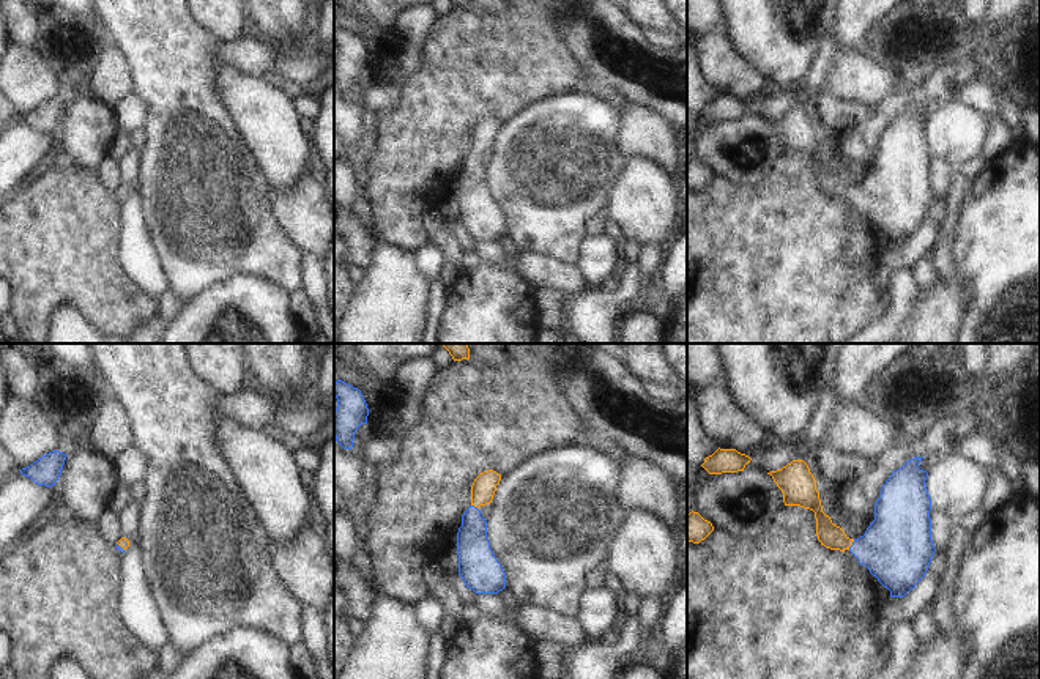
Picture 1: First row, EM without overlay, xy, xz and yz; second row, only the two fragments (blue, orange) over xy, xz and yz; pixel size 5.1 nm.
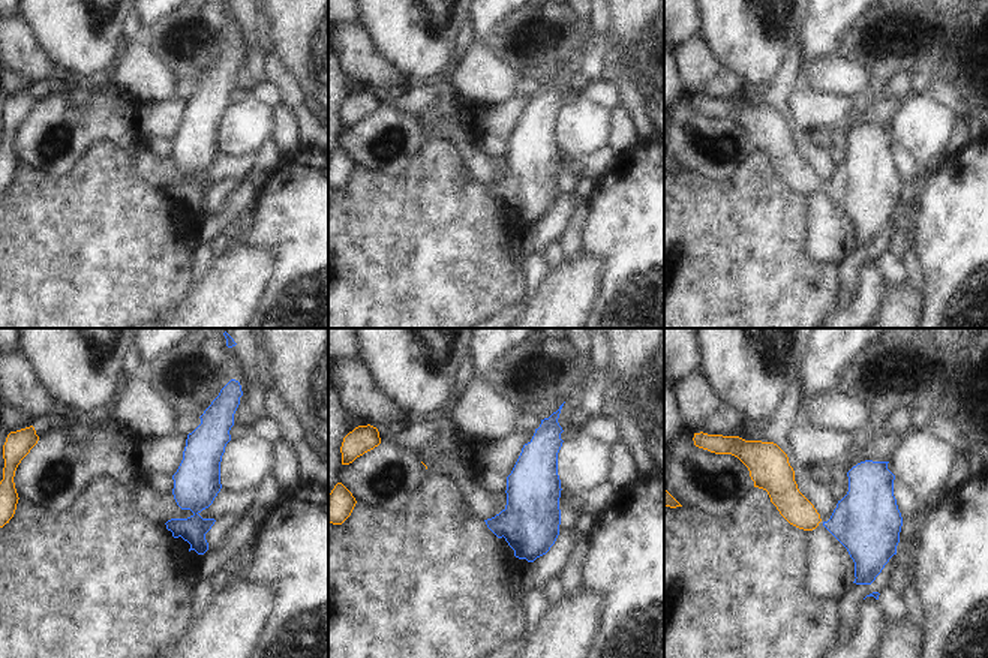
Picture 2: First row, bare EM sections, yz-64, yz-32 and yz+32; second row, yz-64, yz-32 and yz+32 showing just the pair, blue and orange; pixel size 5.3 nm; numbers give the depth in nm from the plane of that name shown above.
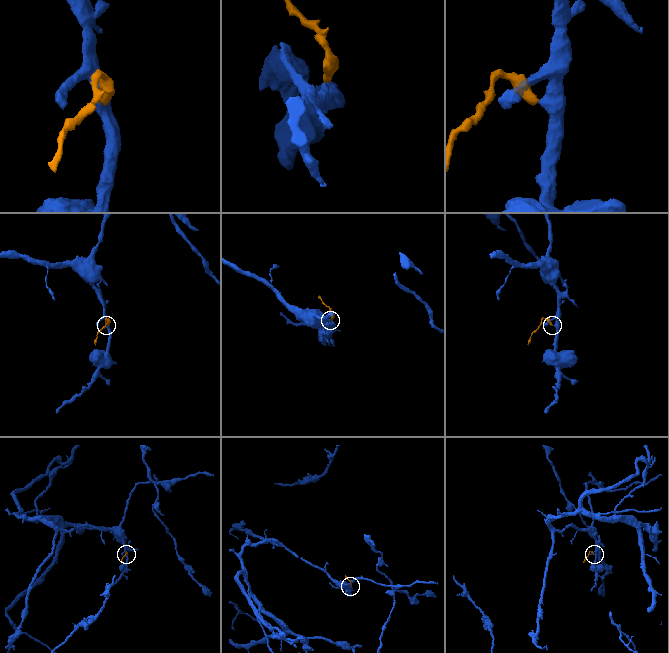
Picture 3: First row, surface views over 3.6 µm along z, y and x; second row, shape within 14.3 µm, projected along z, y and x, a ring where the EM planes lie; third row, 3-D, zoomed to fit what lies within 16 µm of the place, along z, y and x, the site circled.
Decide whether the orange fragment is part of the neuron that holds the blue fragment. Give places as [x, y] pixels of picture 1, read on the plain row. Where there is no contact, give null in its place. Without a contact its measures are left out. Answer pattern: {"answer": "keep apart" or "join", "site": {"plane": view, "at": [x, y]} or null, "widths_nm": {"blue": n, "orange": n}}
{"answer": "join", "site": {"plane": "yz", "at": [853, 191]}, "widths_nm": {"blue": 360, "orange": 120}}

